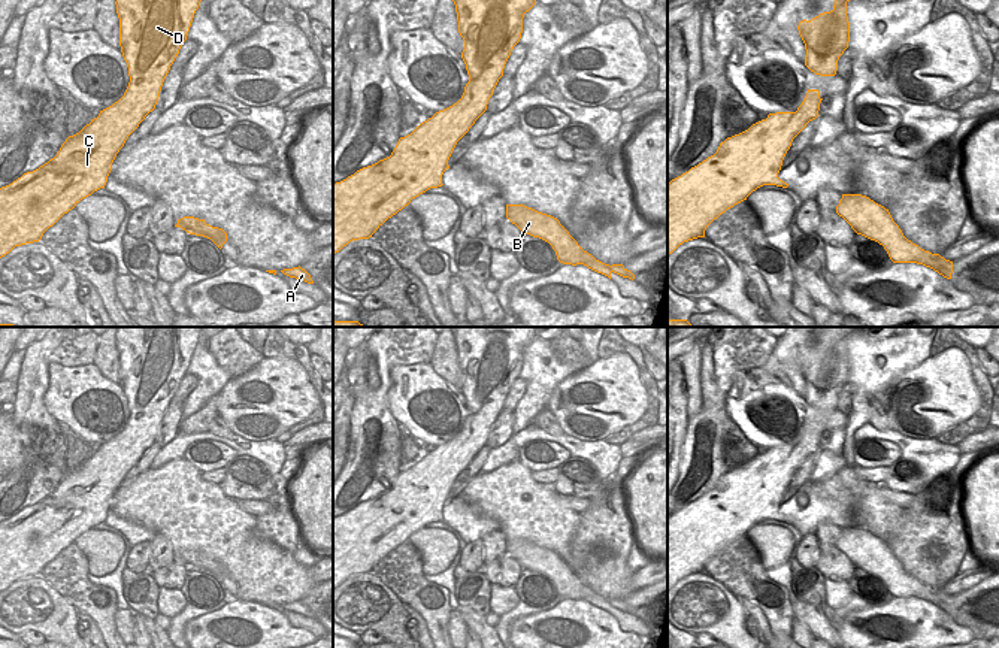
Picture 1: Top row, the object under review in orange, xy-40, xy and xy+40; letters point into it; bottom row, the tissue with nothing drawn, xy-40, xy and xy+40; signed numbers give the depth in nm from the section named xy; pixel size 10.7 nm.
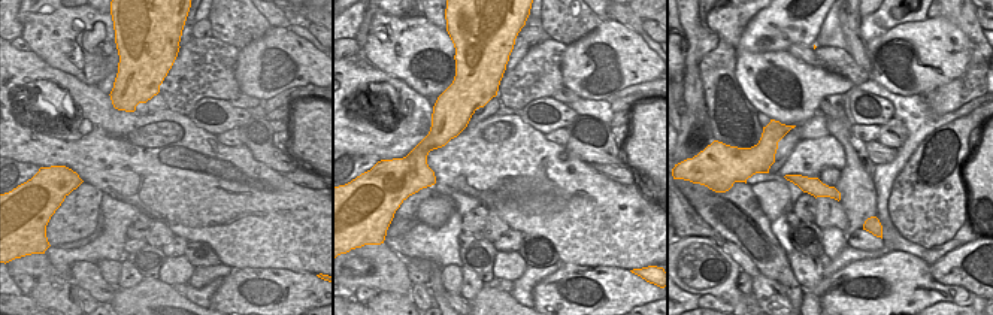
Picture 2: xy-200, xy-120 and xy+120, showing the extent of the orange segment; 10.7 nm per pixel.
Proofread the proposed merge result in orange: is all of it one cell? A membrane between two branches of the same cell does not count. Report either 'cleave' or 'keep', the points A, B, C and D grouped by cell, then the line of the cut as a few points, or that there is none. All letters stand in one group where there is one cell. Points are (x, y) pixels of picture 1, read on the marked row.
keep; A B C D; no cut

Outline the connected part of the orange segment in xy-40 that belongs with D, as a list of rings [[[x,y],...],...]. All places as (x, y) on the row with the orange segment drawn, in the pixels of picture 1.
[[[116,0],[119,18],[119,46],[128,67],[130,82],[124,96],[112,106],[100,110],[79,133],[69,136],[54,158],[33,172],[24,173],[12,184],[0,188],[0,258],[15,246],[39,242],[43,233],[82,199],[105,188],[112,163],[128,136],[145,116],[155,109],[163,82],[187,40],[193,18],[202,0]]]

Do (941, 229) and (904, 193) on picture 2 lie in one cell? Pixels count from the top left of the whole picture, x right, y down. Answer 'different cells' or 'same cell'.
same cell

